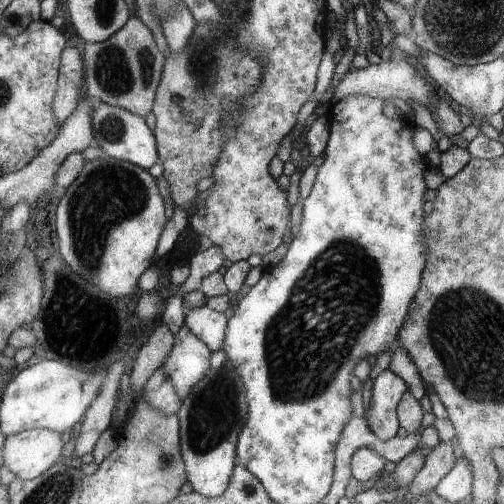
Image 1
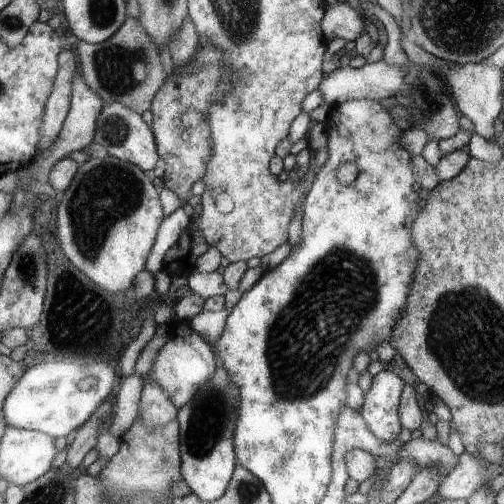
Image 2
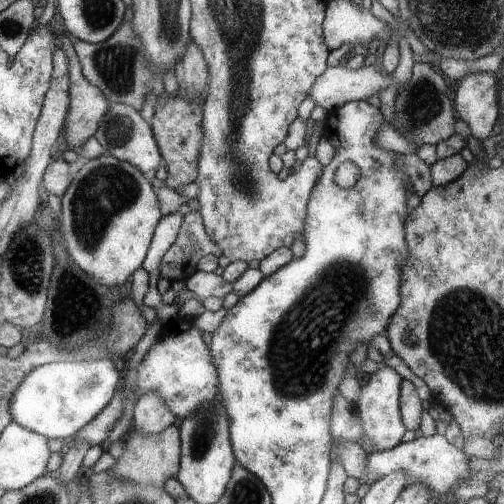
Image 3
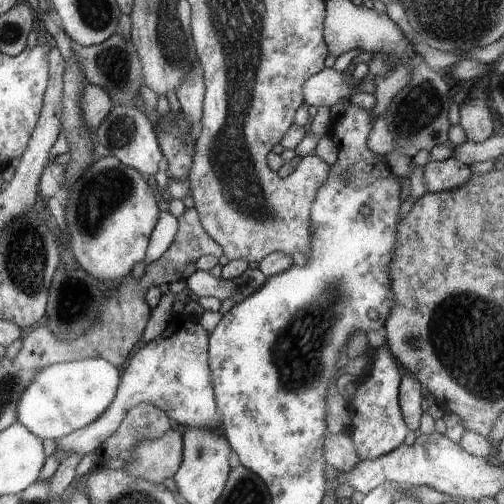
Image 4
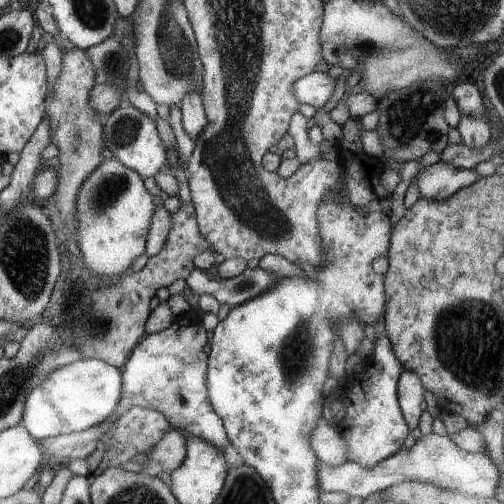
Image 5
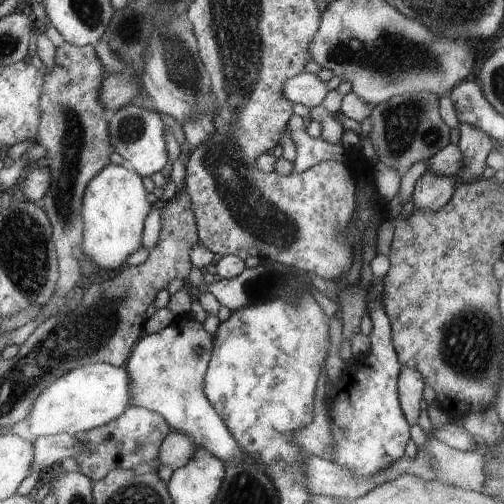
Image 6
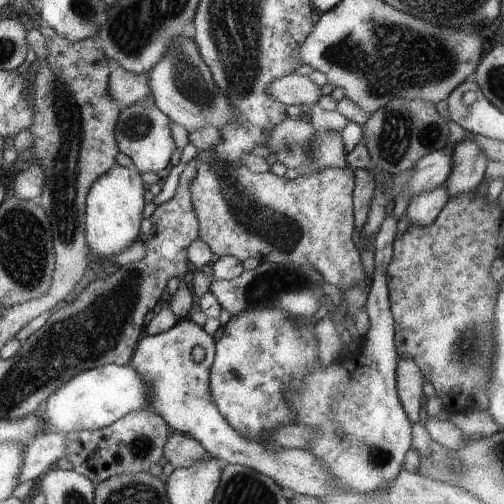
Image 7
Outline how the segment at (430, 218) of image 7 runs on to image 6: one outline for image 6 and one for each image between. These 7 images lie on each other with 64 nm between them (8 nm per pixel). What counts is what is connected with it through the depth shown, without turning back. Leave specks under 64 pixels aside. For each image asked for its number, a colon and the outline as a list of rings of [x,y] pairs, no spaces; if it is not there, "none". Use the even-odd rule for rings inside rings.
6: [[[423,174],[413,188],[411,202],[413,212],[437,212],[441,210],[455,192],[455,178],[453,176],[435,176]]]

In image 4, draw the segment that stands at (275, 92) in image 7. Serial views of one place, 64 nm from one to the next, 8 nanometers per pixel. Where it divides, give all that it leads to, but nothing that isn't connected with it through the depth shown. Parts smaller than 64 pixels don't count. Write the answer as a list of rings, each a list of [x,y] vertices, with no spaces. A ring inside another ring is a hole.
[[[325,68],[317,74],[311,74],[311,78],[305,78],[299,92],[303,96],[303,104],[315,108],[331,108],[341,98],[349,96],[351,88],[355,90],[355,82],[351,82],[351,78],[335,72],[333,68]]]

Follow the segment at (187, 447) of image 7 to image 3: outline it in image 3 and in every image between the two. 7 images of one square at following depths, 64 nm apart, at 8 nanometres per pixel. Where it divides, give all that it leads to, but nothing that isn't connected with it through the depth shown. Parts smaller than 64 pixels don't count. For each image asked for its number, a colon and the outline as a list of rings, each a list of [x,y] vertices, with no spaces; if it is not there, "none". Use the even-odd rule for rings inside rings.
3: [[[169,426],[167,430],[159,434],[133,434],[127,442],[125,456],[119,458],[117,466],[113,468],[113,474],[129,478],[131,482],[137,484],[149,484],[153,488],[165,488],[167,482],[179,474],[179,460],[181,460],[181,438],[179,438],[179,428]]]
4: [[[173,426],[163,438],[141,442],[133,452],[135,460],[129,462],[127,472],[149,482],[167,482],[179,470],[183,458],[183,432]]]
5: [[[171,430],[163,442],[157,442],[153,448],[153,454],[147,454],[149,464],[143,466],[143,474],[151,474],[151,476],[159,476],[159,472],[175,472],[179,470],[181,462],[187,460],[187,436],[183,436],[183,432]]]
6: [[[179,432],[167,434],[165,442],[159,448],[161,464],[171,466],[173,470],[187,466],[195,454],[197,454],[197,444],[187,434],[179,434]]]

